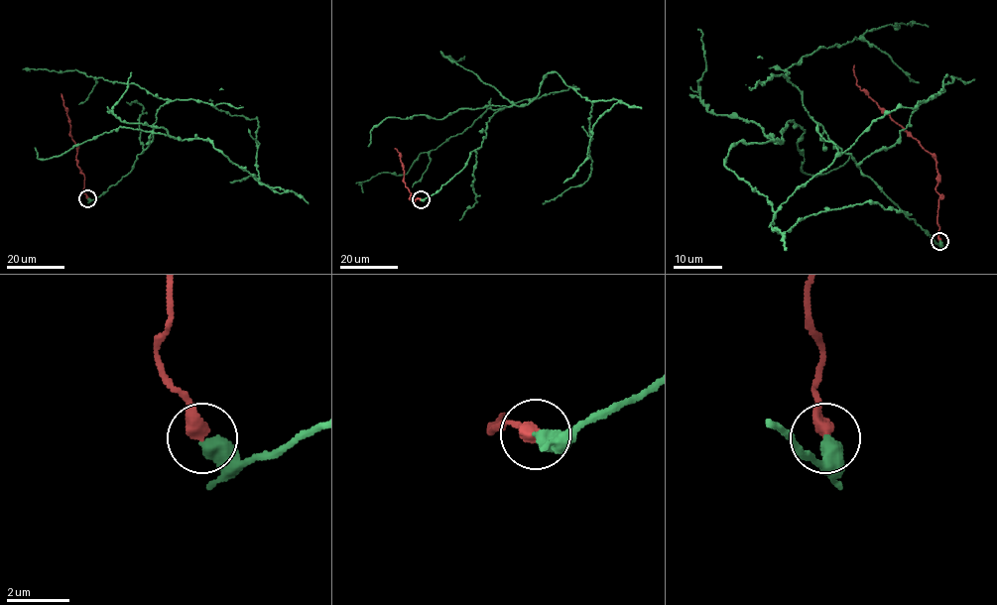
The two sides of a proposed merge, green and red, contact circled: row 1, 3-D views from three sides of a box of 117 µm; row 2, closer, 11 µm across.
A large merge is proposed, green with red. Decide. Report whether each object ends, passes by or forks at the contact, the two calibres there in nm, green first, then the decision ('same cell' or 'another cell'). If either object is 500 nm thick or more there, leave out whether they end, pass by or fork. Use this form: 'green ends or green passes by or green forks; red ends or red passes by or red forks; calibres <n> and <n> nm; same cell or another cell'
calibres 550 and 480 nm; another cell

